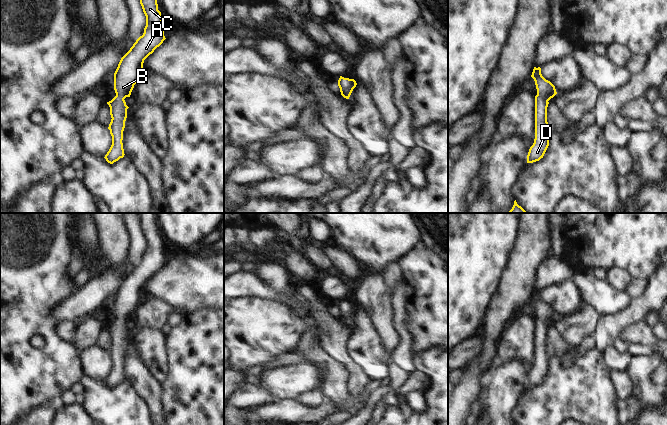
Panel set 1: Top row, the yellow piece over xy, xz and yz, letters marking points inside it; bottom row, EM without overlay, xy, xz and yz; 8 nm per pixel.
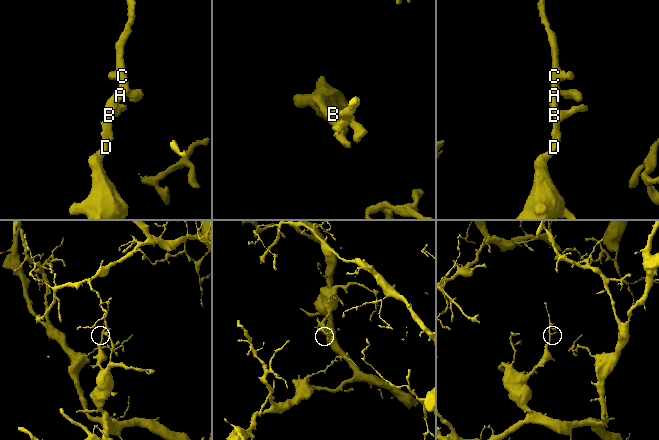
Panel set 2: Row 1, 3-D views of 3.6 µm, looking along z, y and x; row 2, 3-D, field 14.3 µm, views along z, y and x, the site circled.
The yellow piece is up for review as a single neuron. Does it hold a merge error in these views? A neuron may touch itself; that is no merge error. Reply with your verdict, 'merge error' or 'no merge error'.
no merge error

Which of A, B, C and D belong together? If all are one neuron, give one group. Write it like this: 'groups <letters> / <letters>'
groups A B C D

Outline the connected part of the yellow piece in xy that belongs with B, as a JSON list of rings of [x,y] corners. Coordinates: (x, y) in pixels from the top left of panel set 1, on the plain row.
[[[138,213],[138,220],[146,240],[144,257],[121,282],[114,297],[116,320],[107,326],[112,342],[108,351],[112,360],[112,369],[104,382],[110,388],[125,379],[122,364],[129,331],[124,323],[130,321],[134,309],[142,300],[144,284],[166,263],[161,236],[158,234],[156,213]]]

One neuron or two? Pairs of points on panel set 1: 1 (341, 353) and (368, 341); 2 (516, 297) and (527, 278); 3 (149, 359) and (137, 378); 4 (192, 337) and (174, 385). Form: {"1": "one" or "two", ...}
{"1": "two", "2": "one", "3": "two", "4": "one"}

